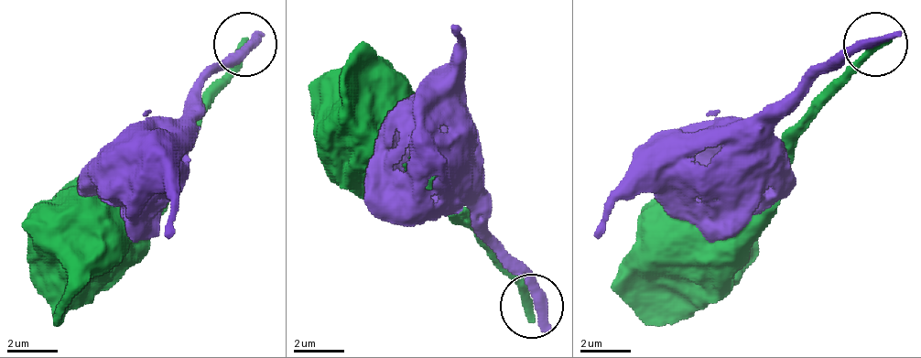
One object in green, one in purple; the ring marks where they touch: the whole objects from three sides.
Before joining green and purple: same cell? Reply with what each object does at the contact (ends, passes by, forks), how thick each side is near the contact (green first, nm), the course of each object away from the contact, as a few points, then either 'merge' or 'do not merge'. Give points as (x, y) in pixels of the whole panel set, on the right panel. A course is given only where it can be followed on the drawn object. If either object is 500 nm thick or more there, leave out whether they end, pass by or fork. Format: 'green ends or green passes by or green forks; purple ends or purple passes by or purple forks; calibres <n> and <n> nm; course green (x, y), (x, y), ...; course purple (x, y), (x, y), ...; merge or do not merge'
green ends; purple ends; calibres 340 and 480 nm; course green (877, 46), (794, 141), (787, 173), (768, 205), (723, 211), (692, 244), (698, 244); course purple (877, 46), (845, 46), (800, 84), (762, 110), (686, 135), (609, 211), (596, 237); do not merge

